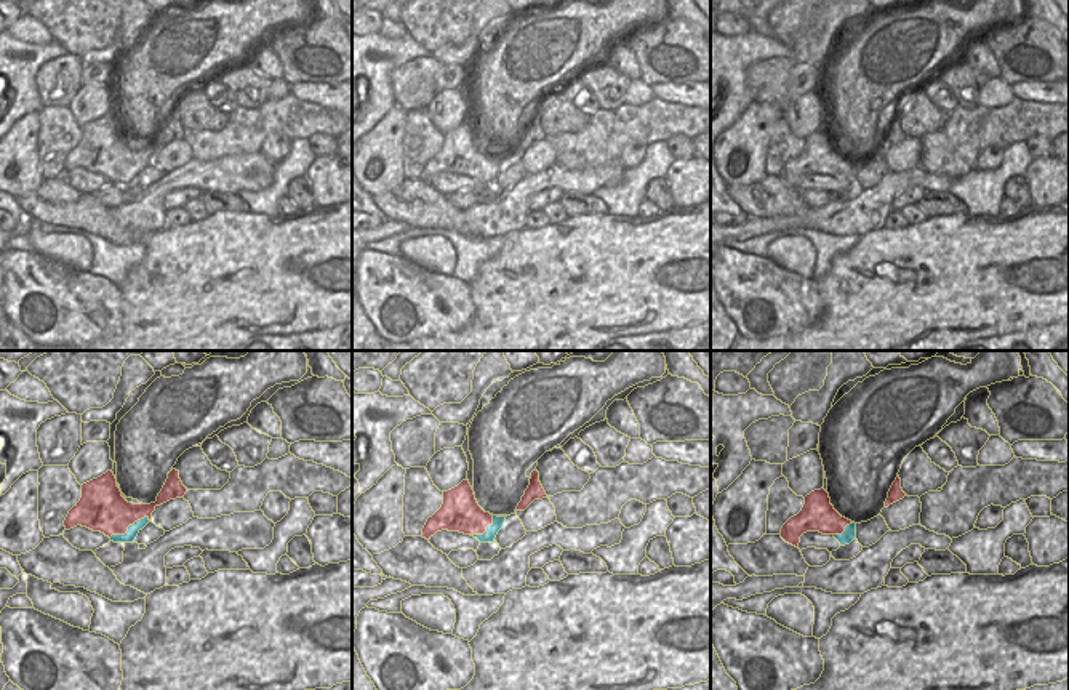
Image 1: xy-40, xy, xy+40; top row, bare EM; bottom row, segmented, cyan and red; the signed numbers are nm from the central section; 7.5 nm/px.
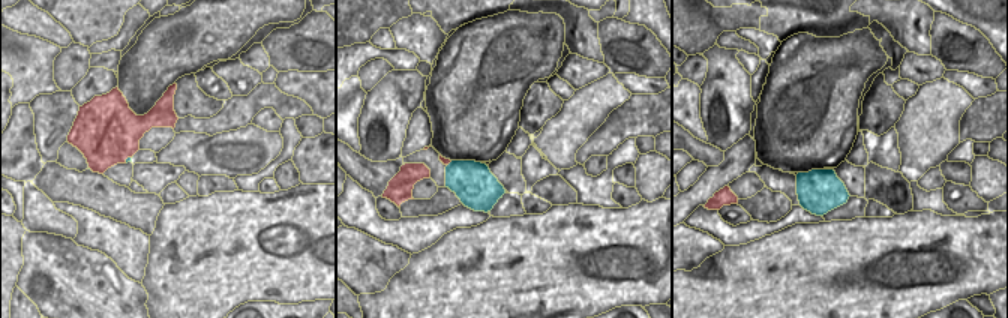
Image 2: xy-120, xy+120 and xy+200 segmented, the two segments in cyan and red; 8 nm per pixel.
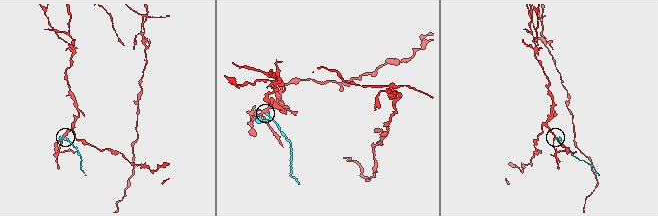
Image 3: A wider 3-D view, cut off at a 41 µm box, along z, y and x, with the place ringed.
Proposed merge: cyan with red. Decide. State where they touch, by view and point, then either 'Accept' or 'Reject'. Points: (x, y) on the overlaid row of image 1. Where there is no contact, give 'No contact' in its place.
Touches cyan at xy-40 (128, 527). Reject

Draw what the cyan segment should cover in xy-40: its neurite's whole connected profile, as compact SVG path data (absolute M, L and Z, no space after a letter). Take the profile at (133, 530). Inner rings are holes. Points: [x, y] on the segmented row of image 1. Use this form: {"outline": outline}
{"outline": "M144 517L133 525L128 527L128 532L125 535L112 535L110 541L114 543L134 543L138 533L149 524L149 517Z"}

